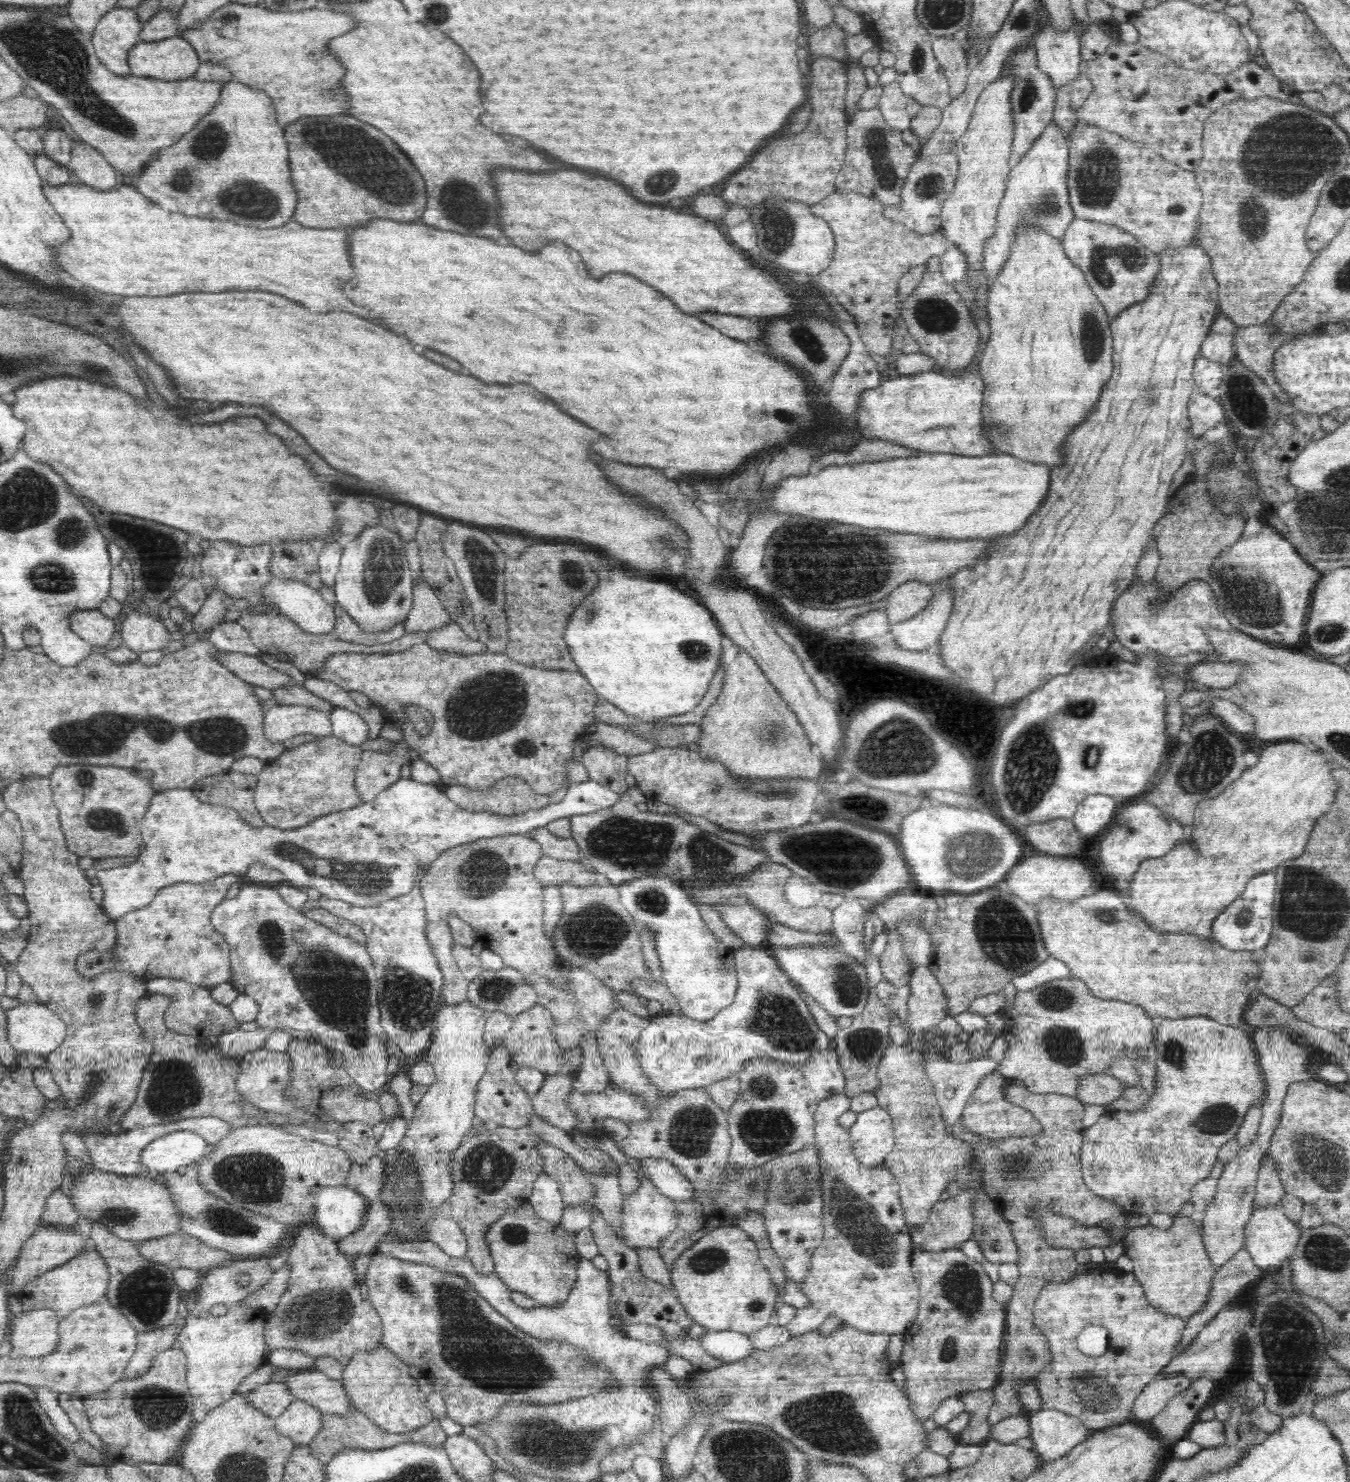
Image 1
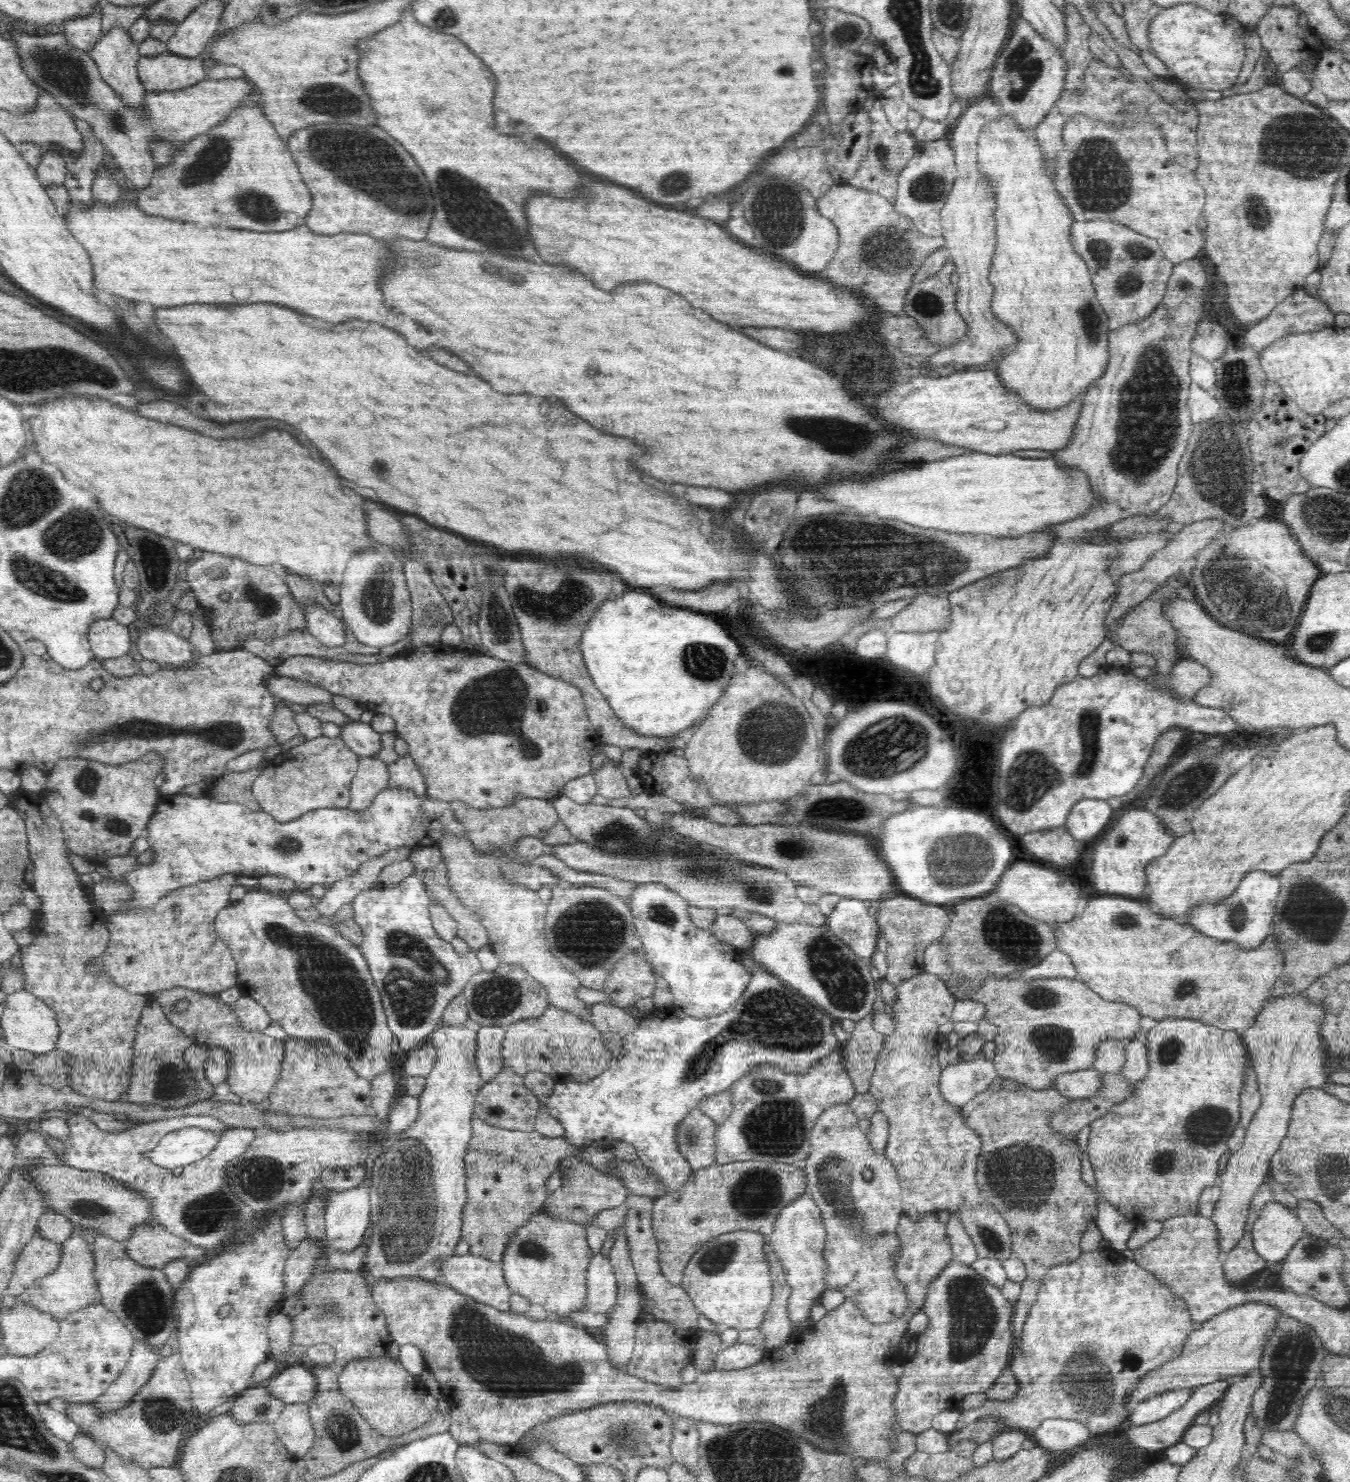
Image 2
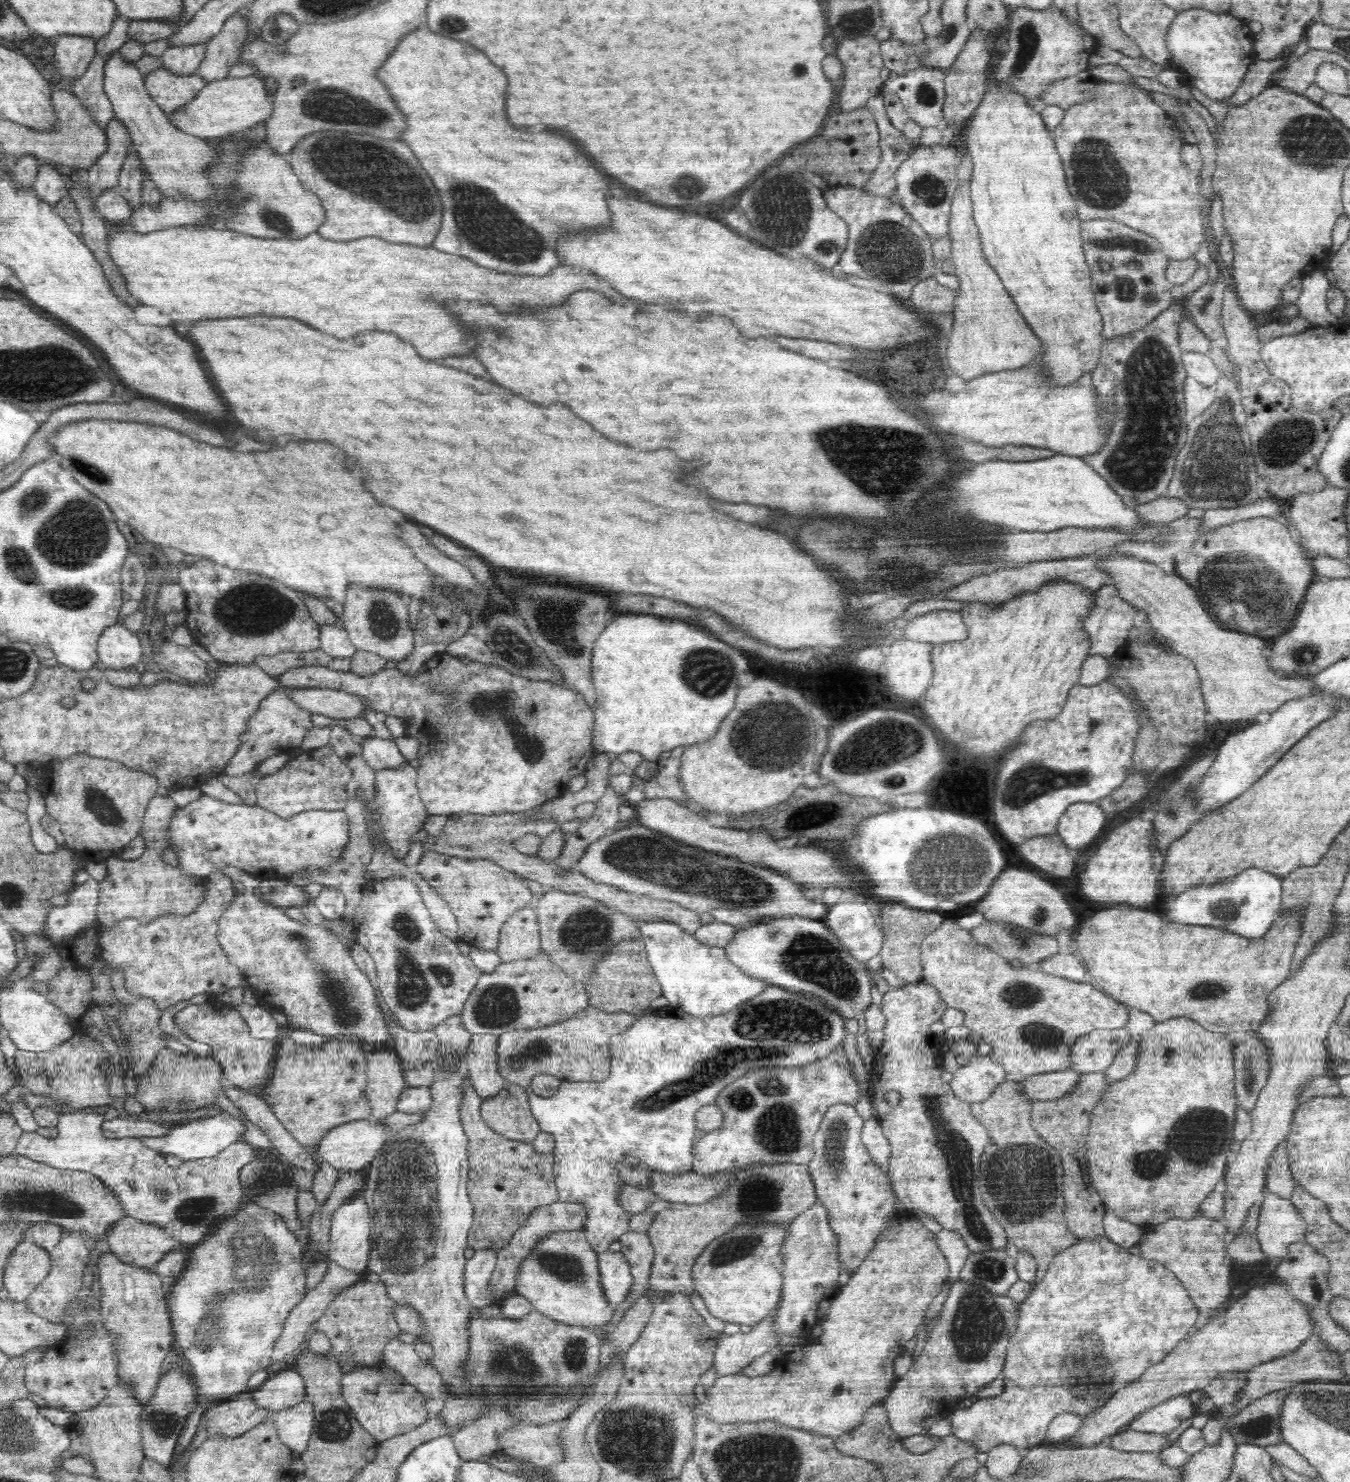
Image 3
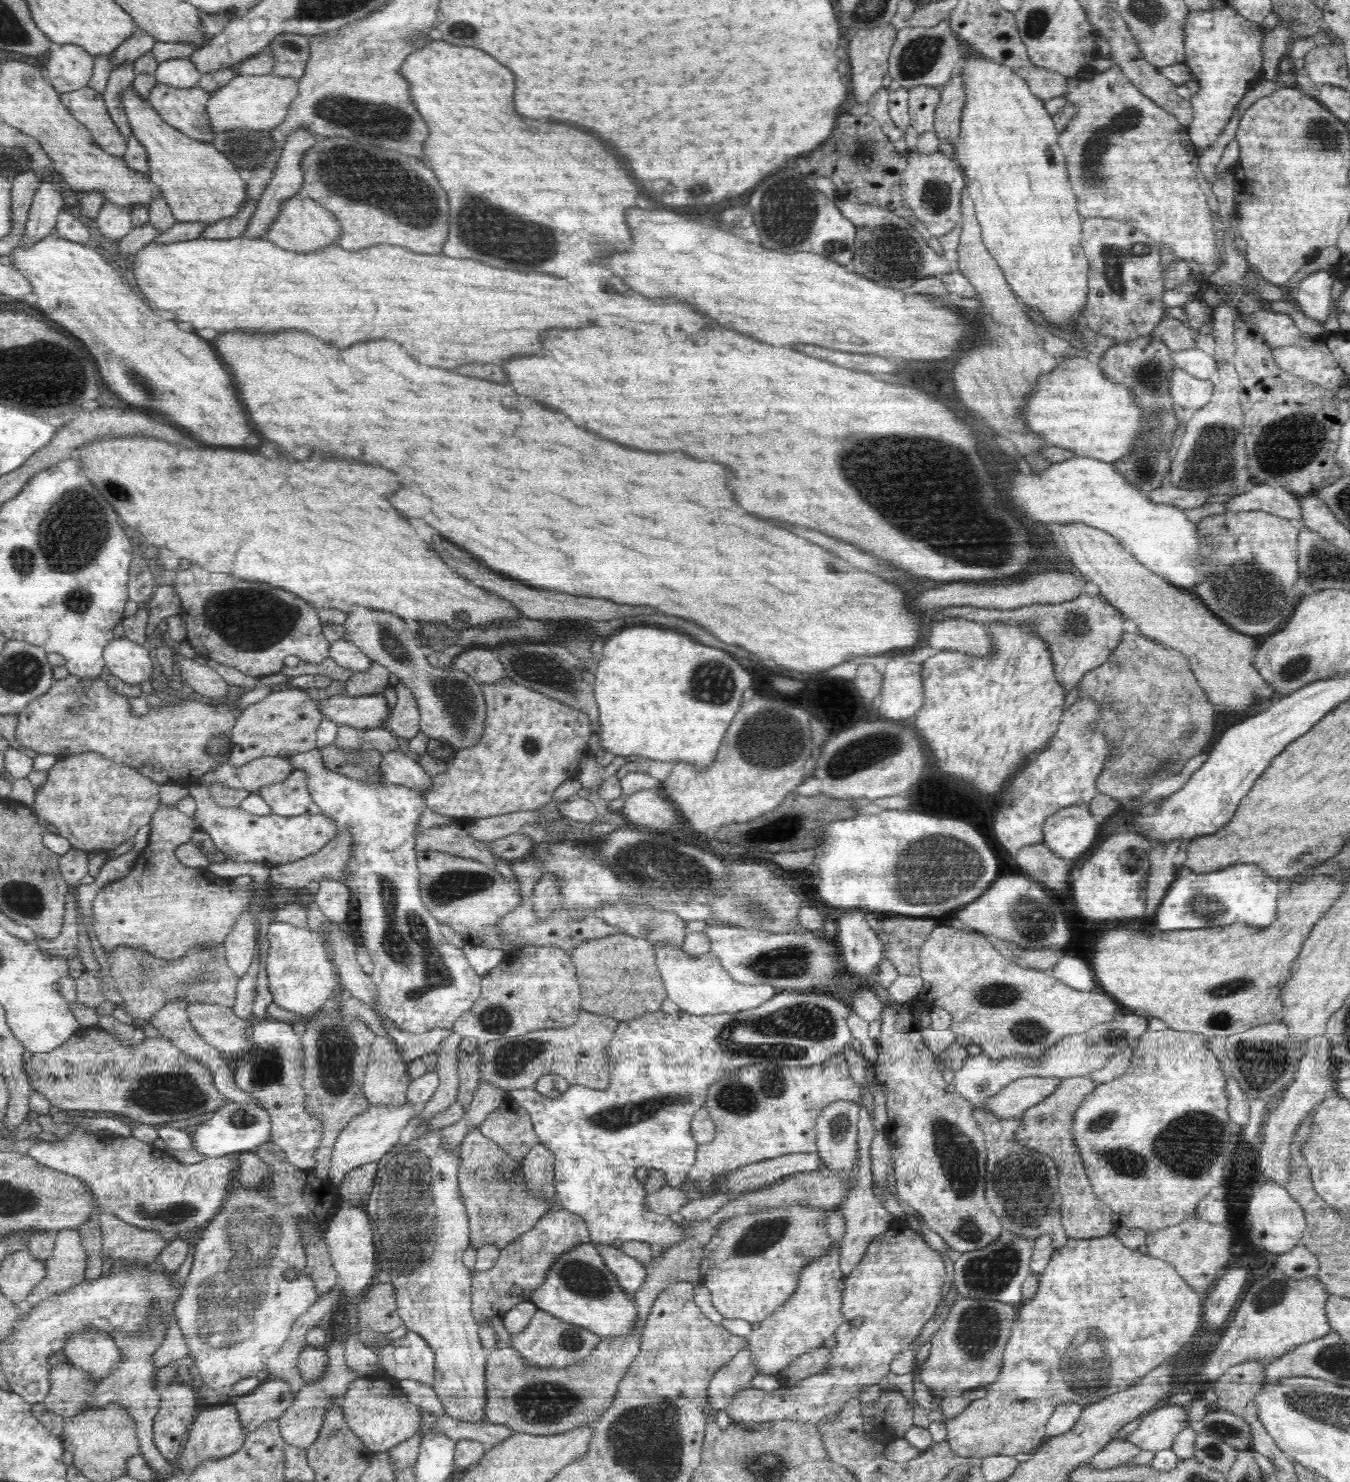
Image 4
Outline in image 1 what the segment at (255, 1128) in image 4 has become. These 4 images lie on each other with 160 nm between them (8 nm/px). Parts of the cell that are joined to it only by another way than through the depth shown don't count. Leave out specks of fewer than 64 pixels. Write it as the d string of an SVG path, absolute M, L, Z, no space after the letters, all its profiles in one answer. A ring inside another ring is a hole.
M188 1130L169 1132L149 1142L140 1155L142 1166L149 1172L149 1178L156 1180L155 1174L173 1173L180 1166L198 1161L209 1144L199 1134Z

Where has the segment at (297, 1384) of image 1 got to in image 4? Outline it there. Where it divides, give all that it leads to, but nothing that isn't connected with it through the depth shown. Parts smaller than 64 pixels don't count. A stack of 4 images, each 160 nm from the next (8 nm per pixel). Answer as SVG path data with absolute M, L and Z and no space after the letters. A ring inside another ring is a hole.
M270 1379L261 1382L252 1392L236 1400L236 1409L240 1421L246 1428L246 1436L272 1419L278 1419L285 1413L295 1394L284 1379Z

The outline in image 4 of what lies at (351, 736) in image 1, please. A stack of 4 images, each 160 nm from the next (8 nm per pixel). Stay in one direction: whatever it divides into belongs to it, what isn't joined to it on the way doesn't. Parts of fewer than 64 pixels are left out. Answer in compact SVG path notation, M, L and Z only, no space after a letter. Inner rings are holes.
M400 749L383 753L379 767L388 783L410 787L418 791L420 796L432 782L431 776L420 767L414 756L406 755Z

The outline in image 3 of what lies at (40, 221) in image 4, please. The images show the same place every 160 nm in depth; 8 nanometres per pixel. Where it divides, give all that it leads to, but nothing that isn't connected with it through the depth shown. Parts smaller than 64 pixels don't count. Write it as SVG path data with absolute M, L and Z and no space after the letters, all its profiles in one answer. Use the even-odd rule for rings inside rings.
M39 165L32 189L34 194L52 207L69 194L69 179L66 179L52 165Z

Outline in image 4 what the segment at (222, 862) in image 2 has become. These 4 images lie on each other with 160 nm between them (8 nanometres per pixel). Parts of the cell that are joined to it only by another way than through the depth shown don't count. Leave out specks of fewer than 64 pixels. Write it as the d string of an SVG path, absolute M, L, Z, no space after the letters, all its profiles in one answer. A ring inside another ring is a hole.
M192 784L189 787L189 794L197 804L193 819L194 828L208 834L217 849L236 863L252 862L272 869L318 852L338 834L335 822L322 814L300 814L290 817L280 817L274 814L256 816L241 808L219 806L212 799L210 789L204 785Z

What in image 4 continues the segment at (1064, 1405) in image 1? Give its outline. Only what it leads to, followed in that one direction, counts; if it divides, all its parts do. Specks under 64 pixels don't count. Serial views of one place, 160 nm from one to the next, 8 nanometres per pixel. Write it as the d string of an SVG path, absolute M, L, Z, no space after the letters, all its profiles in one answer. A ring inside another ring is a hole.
M1114 1234L1104 1235L1091 1239L1069 1239L1068 1244L1053 1252L1048 1266L1039 1273L1040 1284L1032 1300L1023 1301L1018 1307L1017 1322L1012 1325L1010 1340L1006 1344L1003 1355L1003 1366L998 1378L993 1383L986 1385L986 1396L971 1401L965 1410L954 1416L952 1420L945 1420L947 1428L947 1441L956 1455L964 1458L972 1456L985 1459L989 1456L1004 1455L1015 1456L1034 1452L1048 1437L1046 1424L1058 1405L1066 1402L1076 1402L1083 1408L1092 1403L1100 1402L1111 1394L1126 1390L1135 1385L1145 1374L1166 1362L1170 1357L1174 1358L1182 1346L1189 1342L1190 1338L1201 1328L1203 1320L1203 1298L1186 1283L1169 1263L1150 1255L1144 1255L1137 1249L1124 1246Z

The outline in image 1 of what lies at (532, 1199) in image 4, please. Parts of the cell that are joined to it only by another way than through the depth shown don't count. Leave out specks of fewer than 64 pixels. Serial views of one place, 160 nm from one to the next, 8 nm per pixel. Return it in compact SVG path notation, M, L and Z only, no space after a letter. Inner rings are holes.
M476 1120L472 1129L463 1138L451 1158L451 1177L453 1180L452 1196L449 1201L452 1208L452 1219L462 1229L467 1240L467 1259L473 1264L478 1274L494 1273L495 1264L489 1253L489 1244L485 1239L490 1223L498 1220L506 1211L514 1210L532 1194L534 1183L544 1178L543 1157L535 1151L535 1146L542 1141L526 1126L508 1128L493 1126Z

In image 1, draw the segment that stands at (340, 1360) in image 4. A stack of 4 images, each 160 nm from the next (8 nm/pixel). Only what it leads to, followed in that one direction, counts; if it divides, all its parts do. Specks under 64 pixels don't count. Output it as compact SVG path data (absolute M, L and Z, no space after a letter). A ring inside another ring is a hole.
M296 1400L275 1420L276 1431L290 1437L294 1446L308 1445L323 1428L323 1416L320 1409Z

